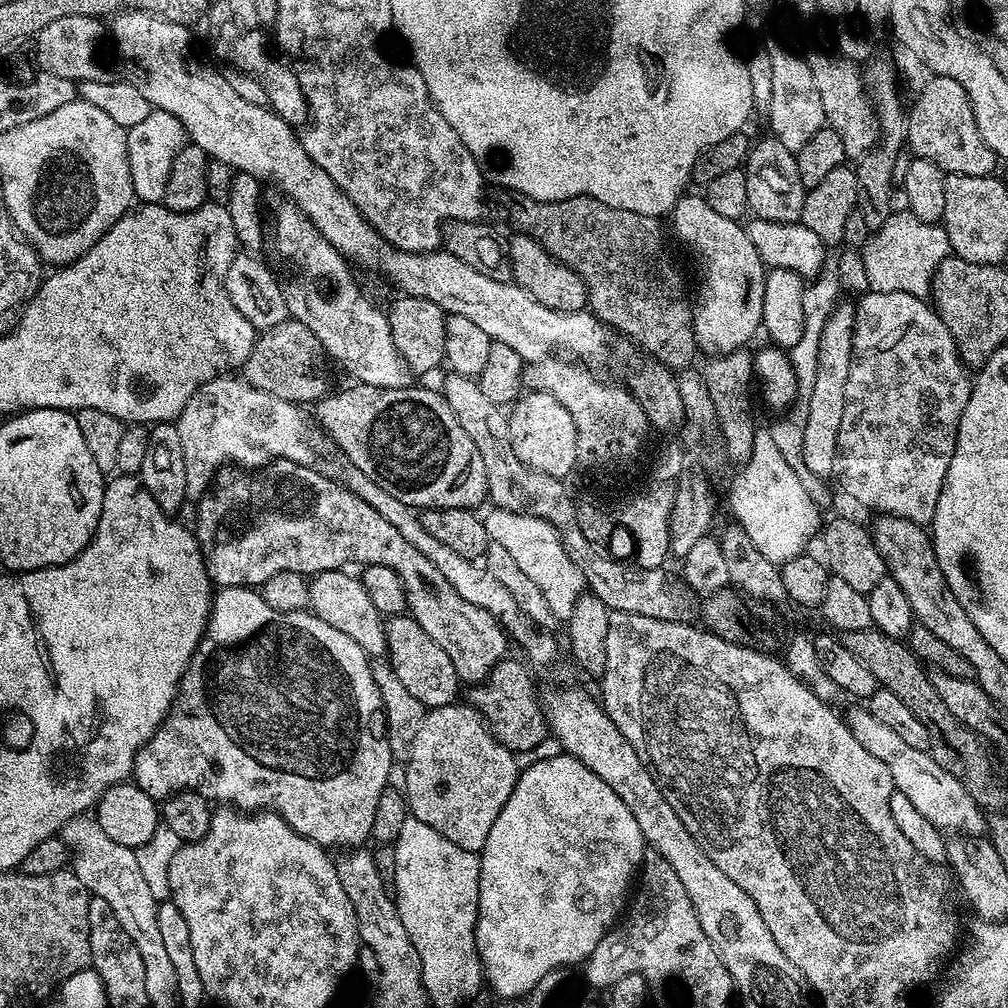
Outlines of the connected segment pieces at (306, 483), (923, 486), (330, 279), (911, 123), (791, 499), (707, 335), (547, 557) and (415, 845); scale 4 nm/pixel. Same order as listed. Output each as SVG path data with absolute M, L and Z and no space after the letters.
M273 460L271 464L259 470L225 471L215 481L214 486L209 488L205 495L199 497L198 504L200 504L200 509L196 512L196 524L194 523L196 541L200 544L200 549L204 555L204 565L213 585L217 589L261 586L268 579L272 578L274 574L278 574L279 571L296 571L303 574L334 572L348 566L348 563L360 564L359 566L367 566L369 564L390 566L390 570L394 570L398 574L398 578L404 587L404 599L406 601L407 611L416 619L418 626L422 626L422 630L426 630L426 634L430 634L430 638L434 638L434 642L438 642L438 646L442 646L442 650L446 650L450 662L454 662L454 670L458 674L460 681L465 685L471 686L487 678L494 670L494 666L498 666L498 662L502 662L509 655L508 644L510 645L510 637L501 628L500 621L495 616L490 615L486 610L474 606L474 602L466 602L466 598L462 598L462 594L458 594L458 590L446 580L446 574L442 574L442 570L438 570L438 566L434 566L434 562L430 562L430 558L426 558L426 554L419 552L398 532L398 526L386 522L386 518L382 518L382 514L378 514L378 510L374 510L374 506L370 506L365 500L361 500L351 488L345 486L343 483L340 484L323 476L320 472L315 472L312 466L308 464L296 464L292 460Z
M869 290L859 297L850 358L850 378L846 378L846 406L842 414L842 430L838 430L834 473L834 480L840 483L841 490L850 499L857 500L864 508L877 508L875 511L880 514L901 516L915 524L931 525L934 510L938 506L938 494L942 494L942 482L946 478L946 470L950 470L950 458L954 458L954 446L962 410L966 410L966 402L970 402L973 377L970 372L968 376L967 371L969 372L969 369L960 358L960 352L956 348L950 330L927 299L912 297L906 293L874 293Z
M275 194L276 196L267 197L266 204L272 207L270 220L276 223L276 244L288 256L300 256L300 264L304 269L296 276L296 281L285 287L286 306L288 307L289 317L304 323L321 340L327 355L337 360L346 371L353 377L357 384L366 386L382 386L383 388L410 388L414 384L414 374L408 369L408 364L398 354L398 346L394 346L394 334L390 334L390 322L388 321L387 311L374 304L368 297L364 296L362 289L356 285L348 267L349 261L306 218L306 214L289 196Z
M933 75L924 84L920 97L916 100L912 112L907 113L908 138L907 147L913 157L929 160L943 170L945 174L970 174L971 176L990 176L997 170L998 158L982 142L978 126L974 122L974 110L966 90L958 86L952 78Z
M757 431L753 438L753 452L743 465L744 473L732 484L728 492L728 504L732 507L732 516L738 527L750 536L750 542L774 565L783 565L785 560L792 560L805 551L808 539L819 533L822 528L822 510L812 501L812 496L806 490L801 473L790 470L786 458L782 458L778 446L774 446L771 431Z
M685 194L672 205L670 217L679 226L680 240L692 251L700 271L700 289L694 292L692 329L696 346L713 358L743 349L748 335L759 333L762 325L762 294L766 267L740 220L725 218L708 205L703 195Z
M493 507L489 516L483 517L491 542L501 544L507 553L518 562L519 569L542 590L547 605L556 615L557 621L567 622L570 614L574 614L574 606L580 596L585 595L586 585L582 578L582 570L570 562L570 554L560 540L560 533L550 522L530 514L518 514L505 508Z
M411 814L402 822L395 848L390 884L402 926L406 926L406 934L410 934L410 942L414 942L414 950L418 950L418 958L424 960L424 985L428 990L468 992L479 997L480 983L483 985L486 980L476 949L479 855L454 846L454 842L442 838L434 826L418 822Z

